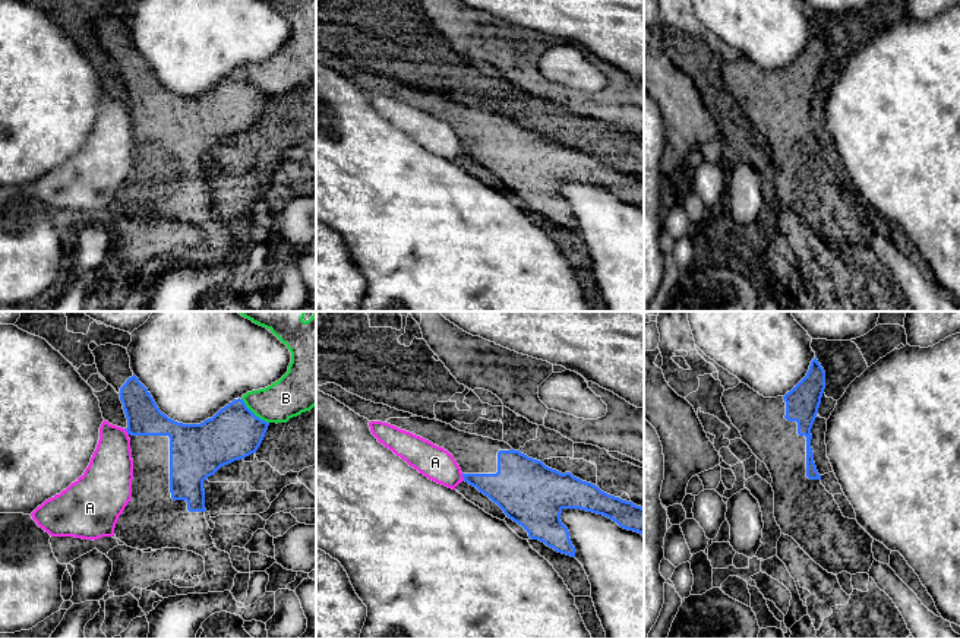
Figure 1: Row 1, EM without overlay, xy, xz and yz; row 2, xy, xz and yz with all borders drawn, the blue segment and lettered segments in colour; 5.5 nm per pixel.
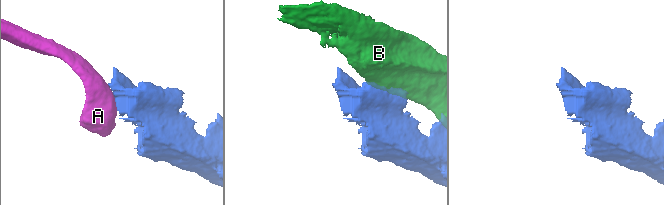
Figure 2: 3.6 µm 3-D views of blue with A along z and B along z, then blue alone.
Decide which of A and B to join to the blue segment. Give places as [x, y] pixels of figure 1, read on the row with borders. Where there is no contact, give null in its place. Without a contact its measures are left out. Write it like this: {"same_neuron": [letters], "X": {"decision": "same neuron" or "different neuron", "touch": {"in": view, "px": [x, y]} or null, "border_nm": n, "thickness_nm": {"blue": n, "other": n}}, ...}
{"same_neuron": [], "A": {"decision": "different neuron", "touch": {"in": "xz", "px": [463, 475]}, "border_nm": 40, "thickness_nm": {"blue": 200, "other": 180}}, "B": {"decision": "different neuron", "touch": {"in": "xy", "px": [252, 413]}, "border_nm": 200, "thickness_nm": {"blue": 300, "other": 220}}}

